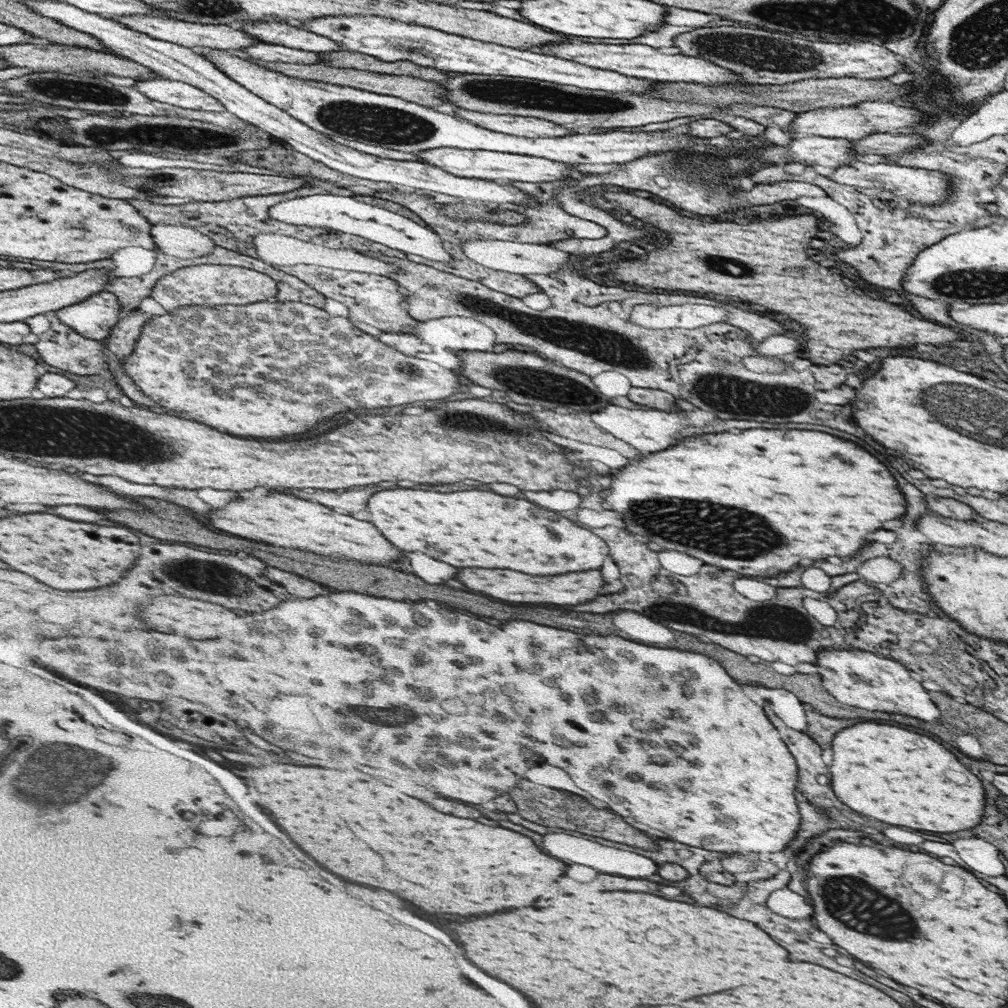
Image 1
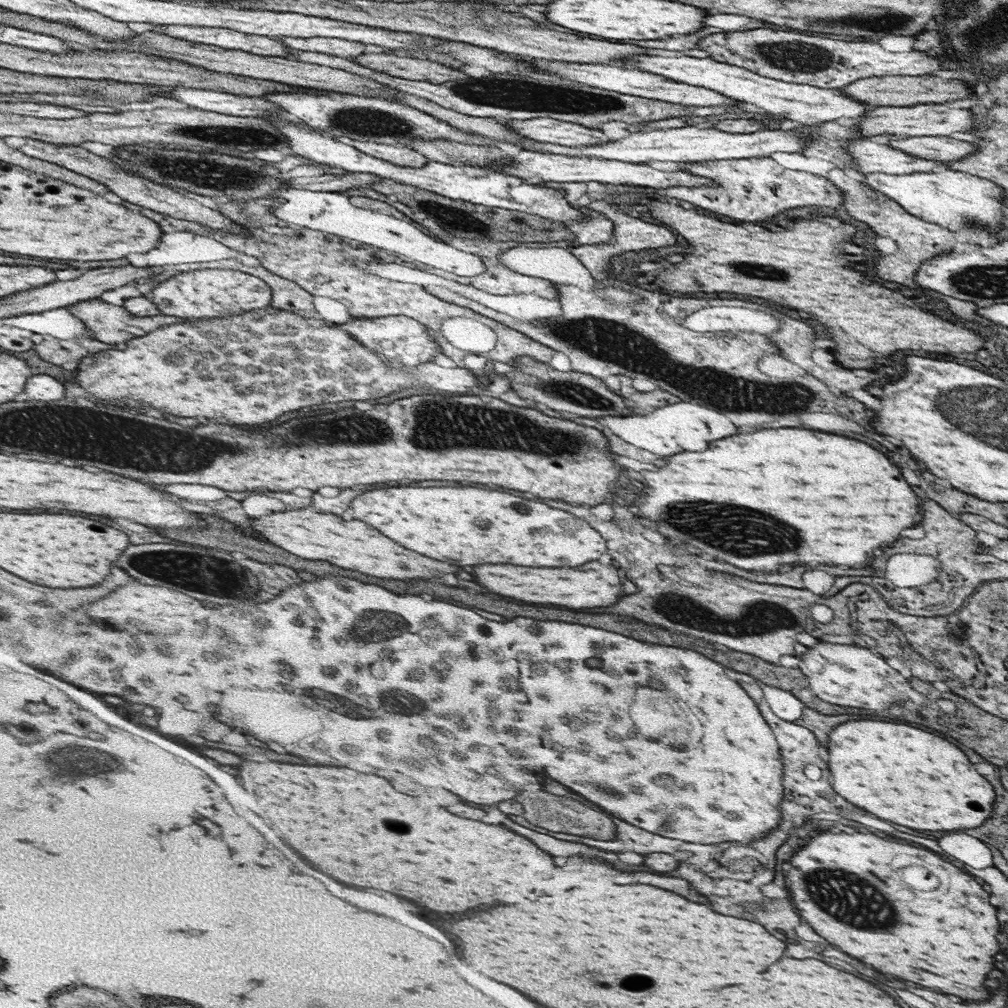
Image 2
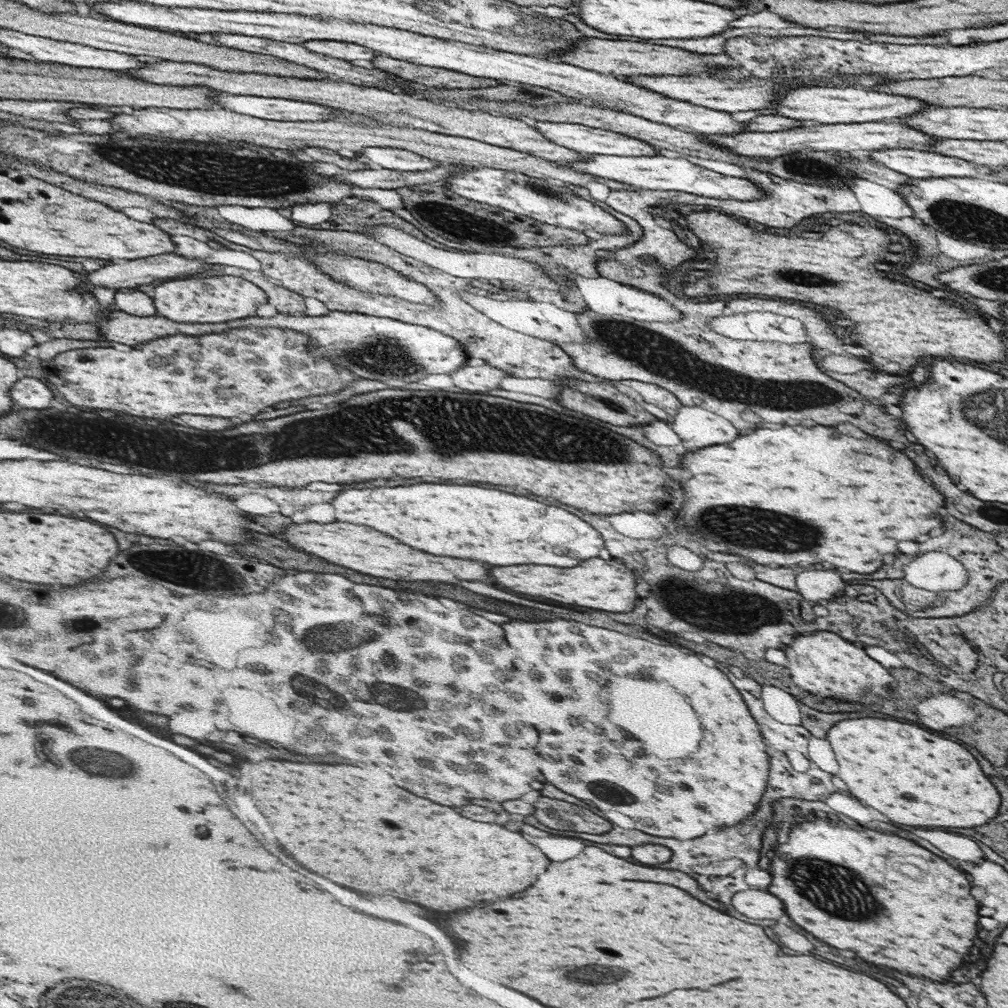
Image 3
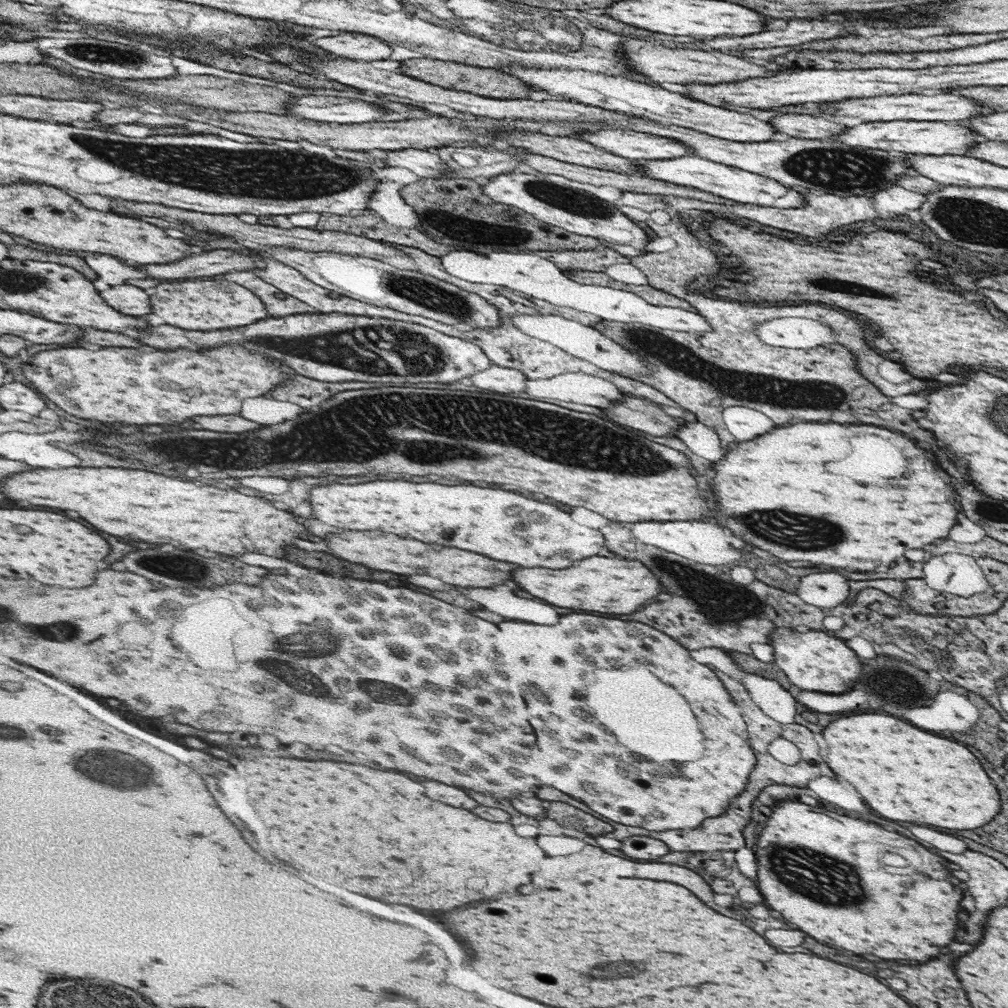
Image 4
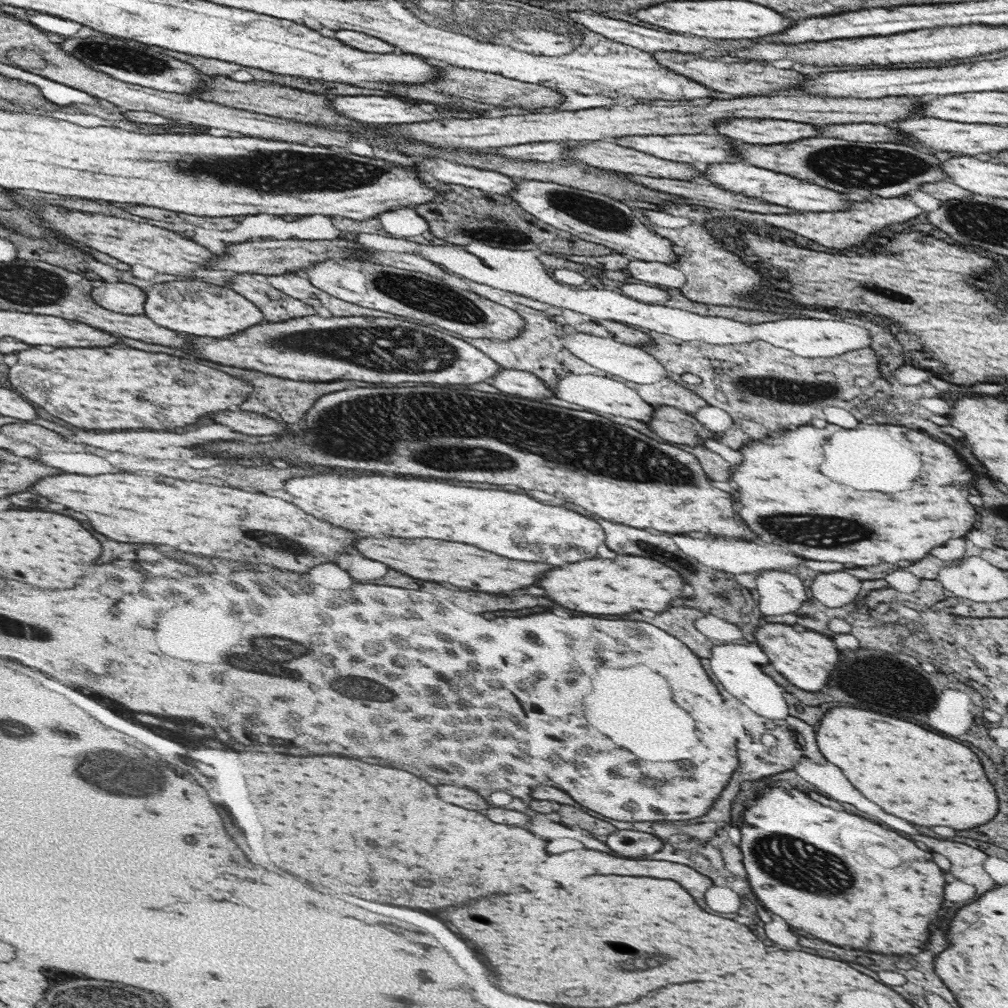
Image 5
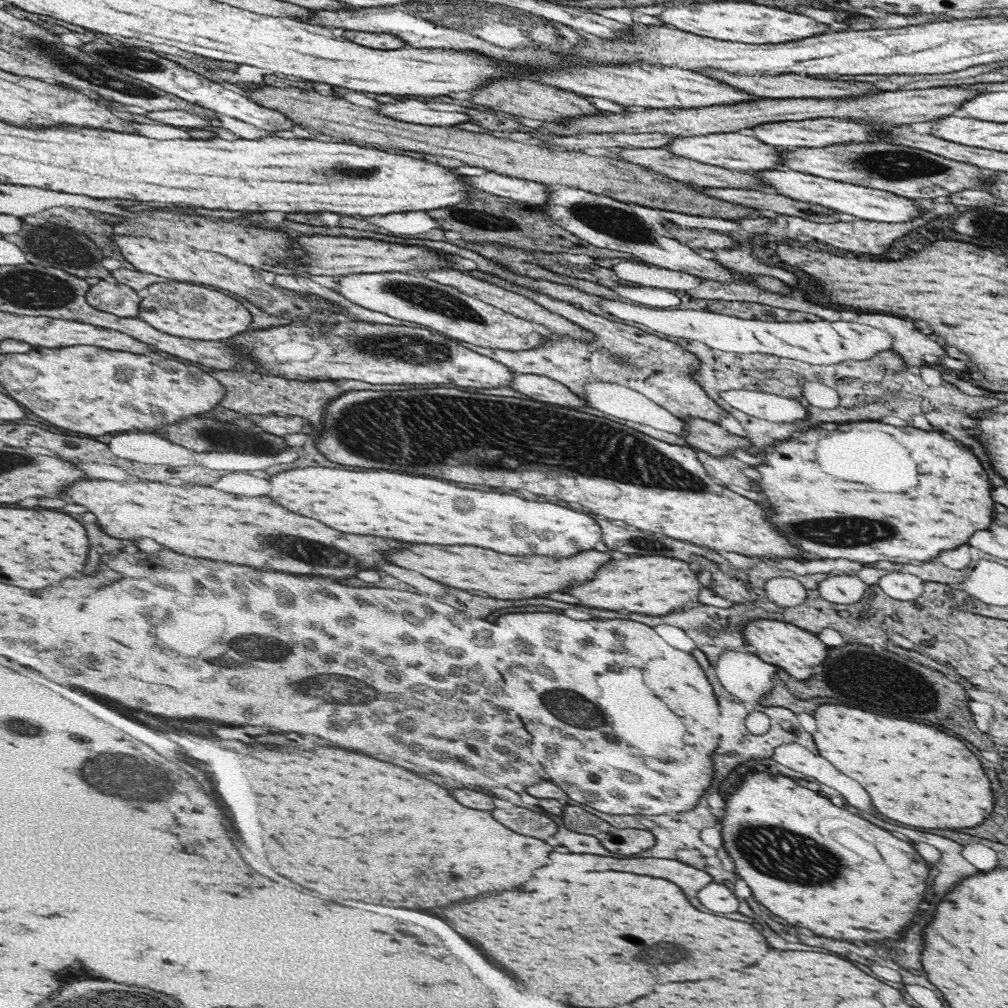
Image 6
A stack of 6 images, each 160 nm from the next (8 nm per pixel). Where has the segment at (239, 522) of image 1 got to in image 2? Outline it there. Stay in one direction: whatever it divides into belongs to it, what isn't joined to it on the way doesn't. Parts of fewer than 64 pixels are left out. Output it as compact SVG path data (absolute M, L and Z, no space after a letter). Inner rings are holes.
M288 510L288 512L274 512L266 518L254 520L254 530L264 536L268 542L278 544L280 548L302 556L302 558L316 558L326 560L330 564L338 564L342 568L352 568L368 576L376 578L394 578L394 580L410 580L410 578L432 578L436 572L458 572L460 568L436 562L426 558L418 552L406 550L394 540L382 536L378 530L368 526L360 520L340 520L334 514L320 514L312 510Z

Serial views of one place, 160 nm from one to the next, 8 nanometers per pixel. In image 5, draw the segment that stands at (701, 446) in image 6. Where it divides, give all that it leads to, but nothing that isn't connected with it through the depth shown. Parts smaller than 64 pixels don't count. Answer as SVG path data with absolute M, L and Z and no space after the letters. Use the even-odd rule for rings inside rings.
M654 406L652 408L652 416L653 419L650 422L646 422L646 424L659 436L659 440L664 440L675 446L681 444L698 447L706 438L714 439L716 436L718 438L717 433L706 428L699 420L673 406Z

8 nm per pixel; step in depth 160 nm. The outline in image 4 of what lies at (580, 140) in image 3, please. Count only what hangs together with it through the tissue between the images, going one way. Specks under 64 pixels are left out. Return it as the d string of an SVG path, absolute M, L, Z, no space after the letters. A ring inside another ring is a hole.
M600 128L572 137L630 160L664 160L691 154L690 148L677 140L626 129Z

